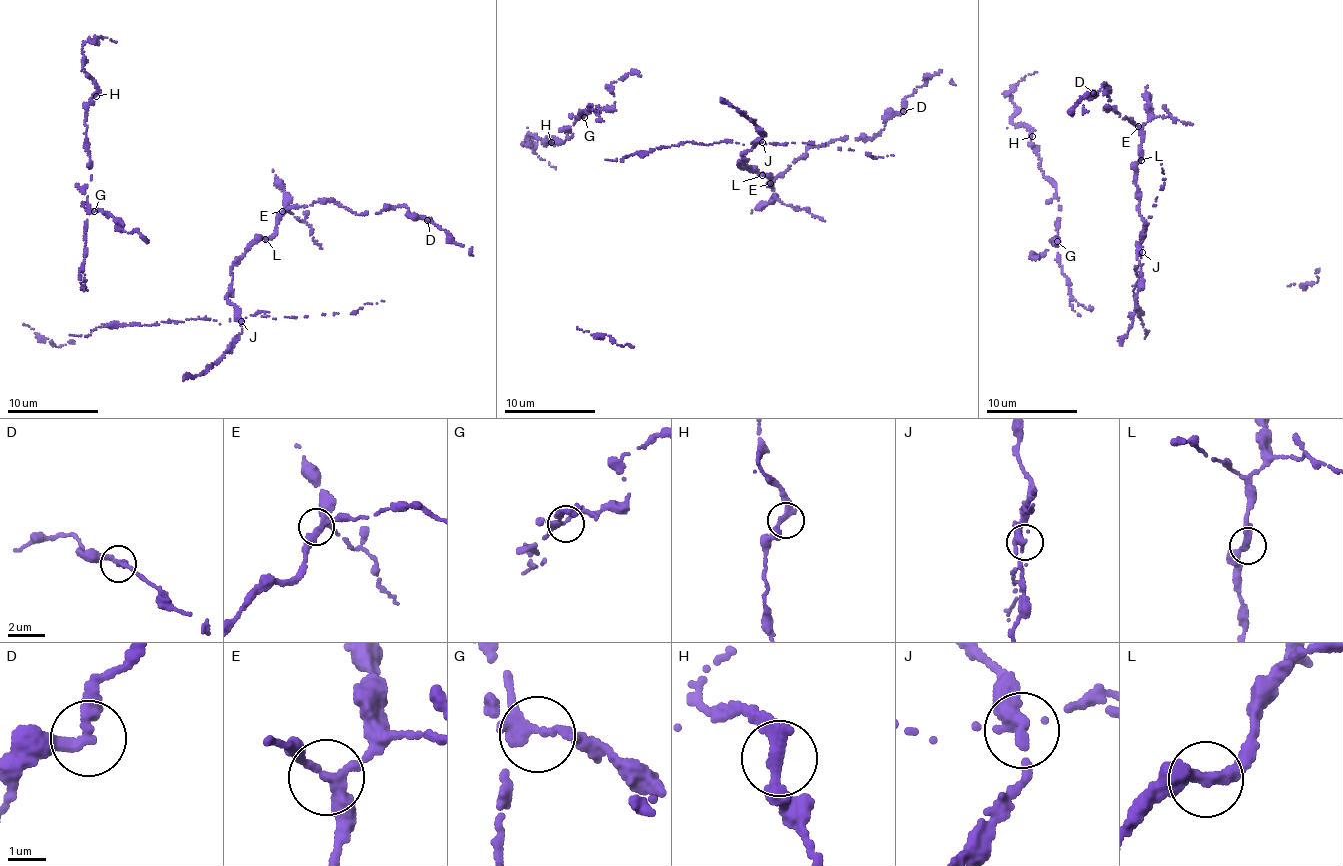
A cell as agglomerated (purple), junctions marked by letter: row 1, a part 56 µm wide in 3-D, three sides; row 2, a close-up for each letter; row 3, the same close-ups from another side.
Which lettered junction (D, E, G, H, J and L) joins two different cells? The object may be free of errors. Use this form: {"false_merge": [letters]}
{"false_merge": ["J"]}

